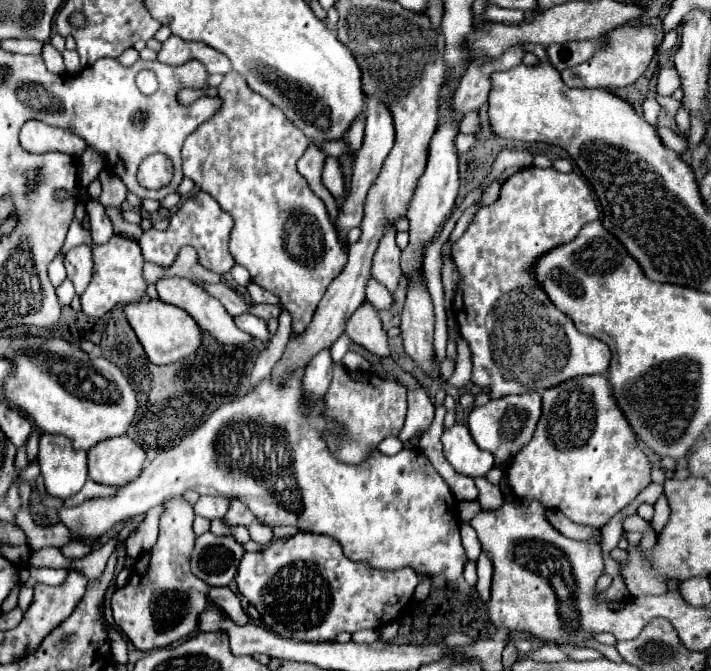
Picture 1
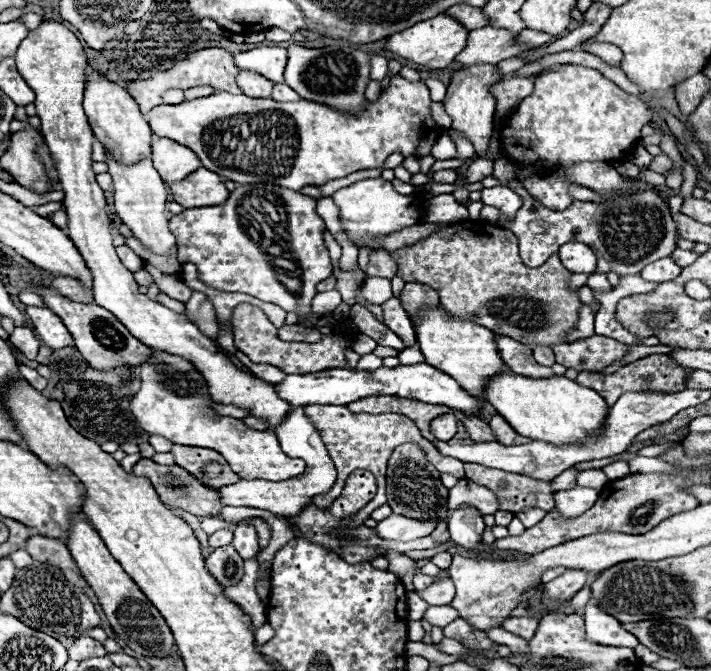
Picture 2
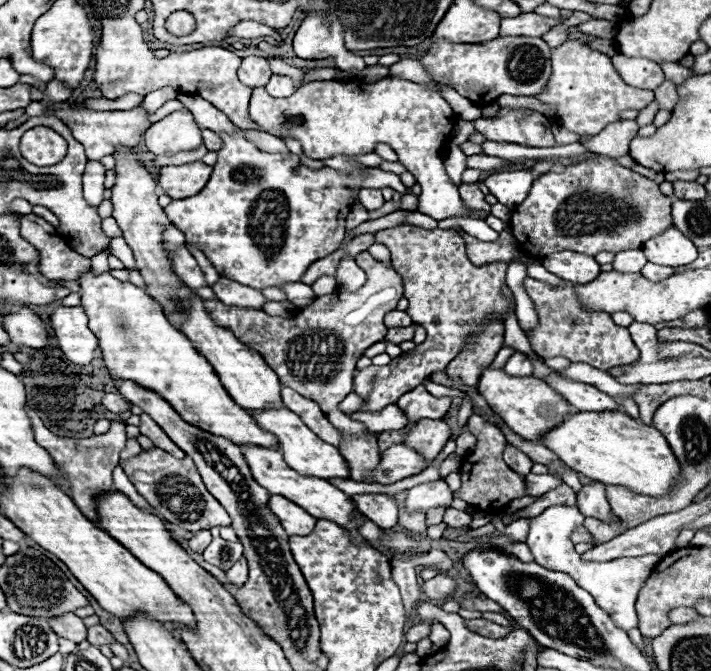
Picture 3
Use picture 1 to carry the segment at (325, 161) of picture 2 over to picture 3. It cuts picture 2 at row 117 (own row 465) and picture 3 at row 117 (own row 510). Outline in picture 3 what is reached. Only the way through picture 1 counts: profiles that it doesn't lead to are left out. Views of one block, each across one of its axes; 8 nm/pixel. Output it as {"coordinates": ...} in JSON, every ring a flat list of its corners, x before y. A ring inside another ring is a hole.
{"coordinates":[[394,76,372,84,352,78,348,82,308,82,288,98,272,98,262,86,252,90,250,116,268,134,290,134,300,140,304,154,314,160,368,154,378,142,384,142,394,148,400,164,404,164,422,186,418,198,418,210,422,214,442,220,468,212,460,202,458,188,452,186,446,176,440,156,440,148,456,124,456,116,438,88],[34,102,30,106,44,106,40,110,40,114,46,112,54,112,64,124,68,124,68,128,72,130,74,138,86,148,86,156,88,160,102,160,108,154,114,154,116,148,126,146,126,148,134,148,140,142,140,136,148,130,150,122,148,122,148,114,142,112,142,108,134,108,134,110,110,110,110,112,96,112,96,110,78,110,72,108,68,102,56,102,56,104,42,104,42,102]]}

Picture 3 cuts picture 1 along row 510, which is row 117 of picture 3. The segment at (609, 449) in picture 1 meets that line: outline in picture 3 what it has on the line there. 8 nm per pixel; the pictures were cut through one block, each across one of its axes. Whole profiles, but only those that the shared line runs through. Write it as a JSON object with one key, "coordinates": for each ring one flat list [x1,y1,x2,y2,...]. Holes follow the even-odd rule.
{"coordinates":[[566,40,552,48,552,76,546,90,536,98,544,104,552,104,570,132,596,136,608,124,620,120,620,112,646,108,654,100,654,92,628,86,612,66,610,56,588,48,588,44,580,40]]}

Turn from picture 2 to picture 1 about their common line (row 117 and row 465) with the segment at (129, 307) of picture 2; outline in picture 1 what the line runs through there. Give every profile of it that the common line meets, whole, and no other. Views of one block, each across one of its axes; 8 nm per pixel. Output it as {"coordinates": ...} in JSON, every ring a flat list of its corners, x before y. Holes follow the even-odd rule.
{"coordinates":[[42,434,38,466,46,484,46,492,56,498,70,498,80,492,86,482,86,452,76,450,72,440,60,434]]}

